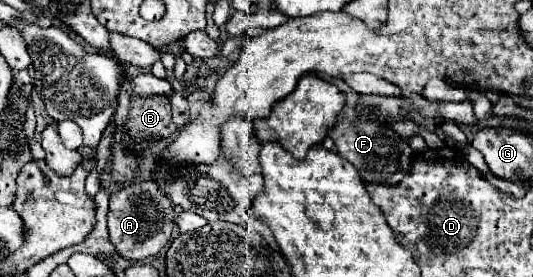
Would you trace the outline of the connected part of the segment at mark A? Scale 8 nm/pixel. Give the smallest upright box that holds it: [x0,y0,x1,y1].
[109,180,175,260]

